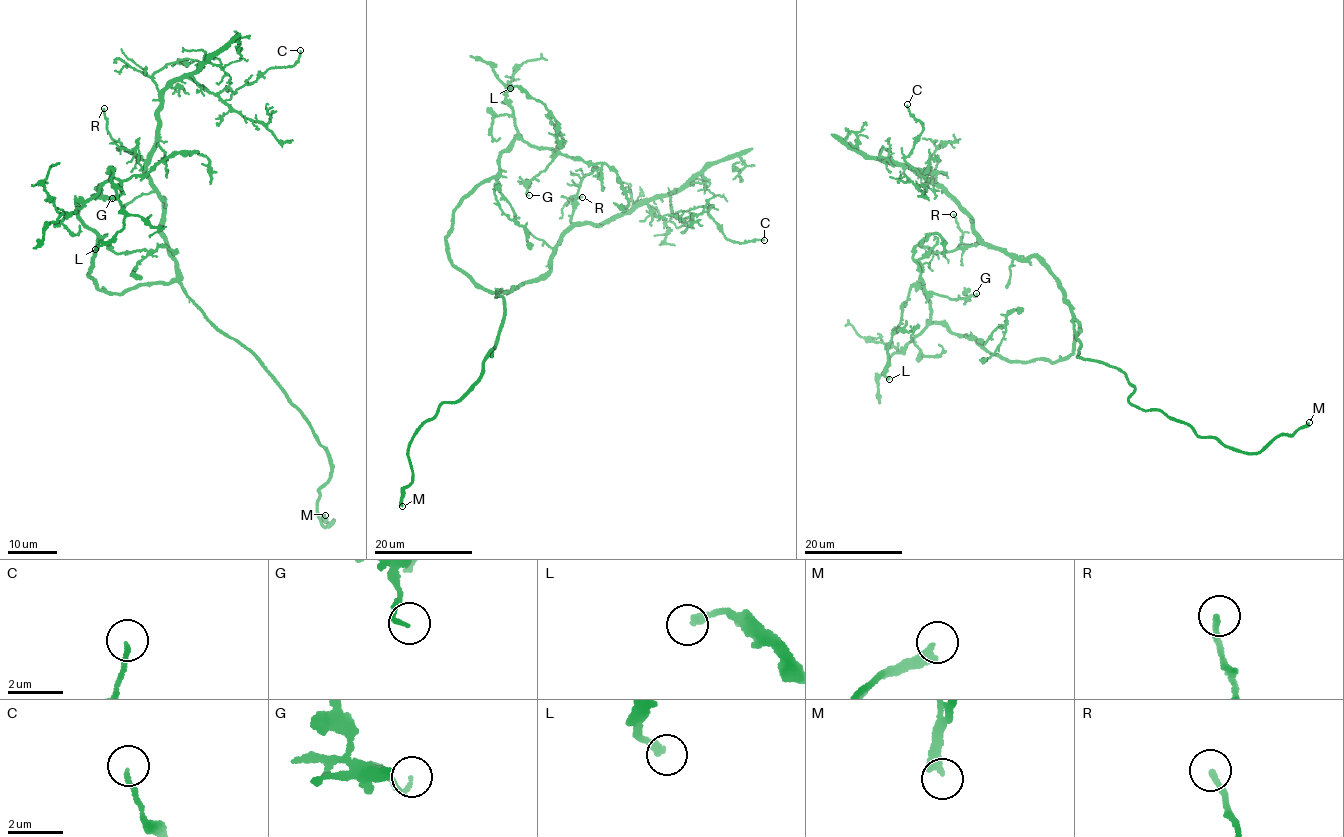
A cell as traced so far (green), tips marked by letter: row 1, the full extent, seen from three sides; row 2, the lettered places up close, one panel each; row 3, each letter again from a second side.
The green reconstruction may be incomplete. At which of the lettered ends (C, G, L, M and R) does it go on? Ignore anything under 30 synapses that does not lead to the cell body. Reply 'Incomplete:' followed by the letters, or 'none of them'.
Incomplete: M, R

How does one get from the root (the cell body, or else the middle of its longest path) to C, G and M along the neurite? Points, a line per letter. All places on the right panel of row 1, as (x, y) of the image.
C: (1074, 323), (1050, 269), (1033, 256), (1012, 259), (987, 244), (956, 199), (906, 163), (923, 127), (907, 104)
G: (1074, 323), (1072, 353), (1062, 359), (1002, 360), (929, 322), (924, 290), (956, 300), (976, 293)
M: (1074, 323), (1078, 358), (1118, 367), (1134, 405), (1160, 409), (1201, 437), (1258, 452), (1309, 422)

